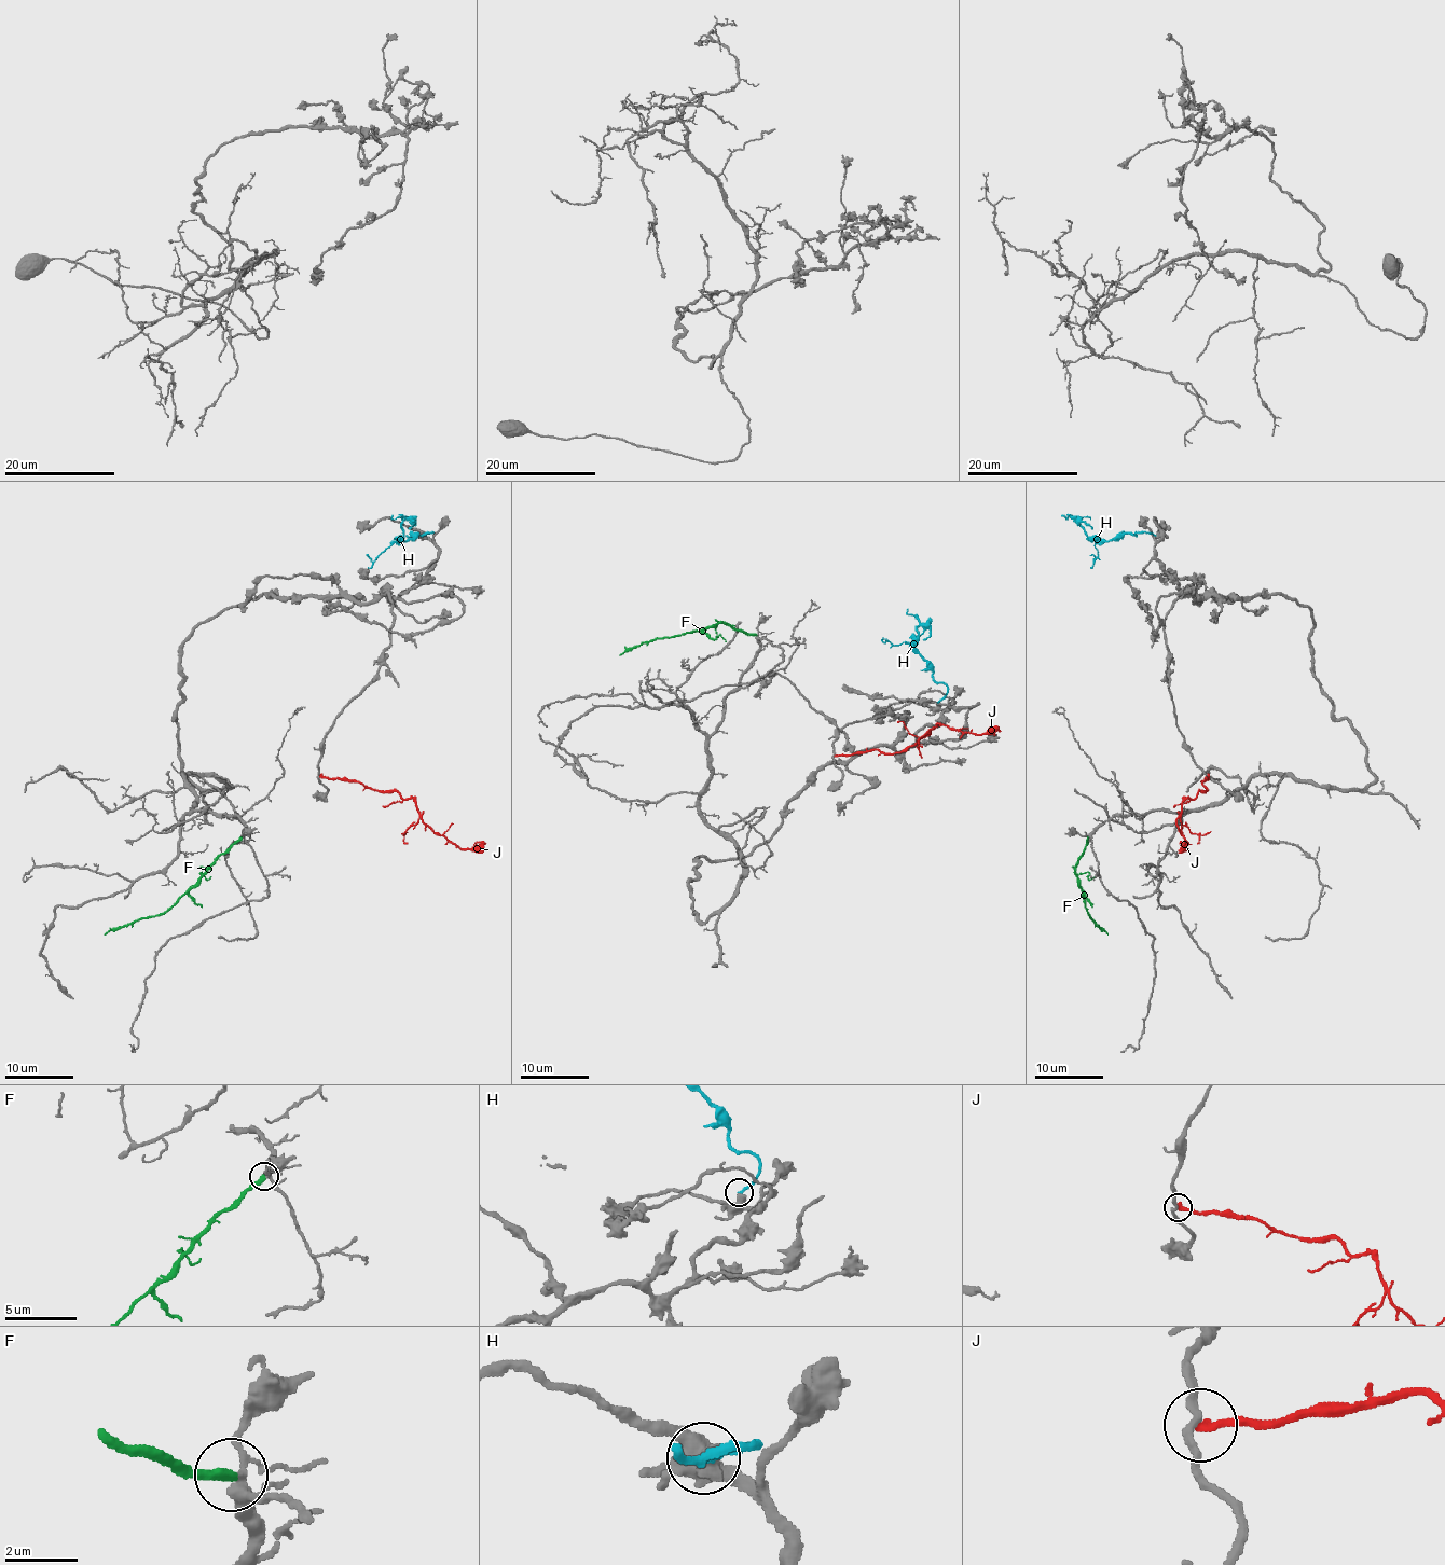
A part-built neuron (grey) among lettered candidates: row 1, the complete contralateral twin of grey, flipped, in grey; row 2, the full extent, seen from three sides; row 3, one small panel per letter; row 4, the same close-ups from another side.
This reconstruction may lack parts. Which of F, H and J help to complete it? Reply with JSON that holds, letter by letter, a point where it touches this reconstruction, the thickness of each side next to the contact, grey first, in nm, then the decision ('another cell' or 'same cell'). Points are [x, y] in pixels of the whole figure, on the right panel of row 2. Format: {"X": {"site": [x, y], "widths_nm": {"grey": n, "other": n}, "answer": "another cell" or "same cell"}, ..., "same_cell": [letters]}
{"F": {"site": [1087, 838], "widths_nm": {"grey": 280, "other": 280}, "answer": "same cell"}, "H": {"site": [1154, 535], "widths_nm": {"grey": 440, "other": 190}, "answer": "another cell"}, "J": {"site": [1208, 776], "widths_nm": {"grey": 220, "other": 280}, "answer": "another cell"}, "same_cell": ["F"]}

